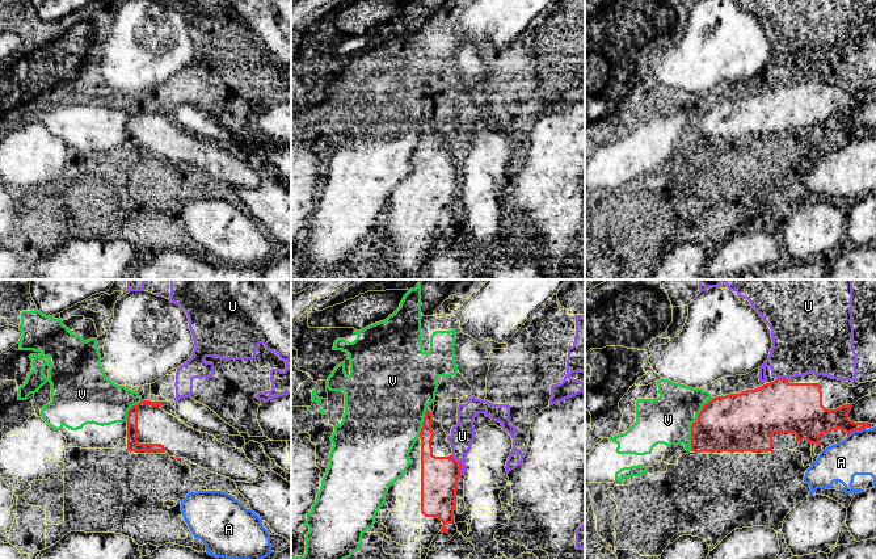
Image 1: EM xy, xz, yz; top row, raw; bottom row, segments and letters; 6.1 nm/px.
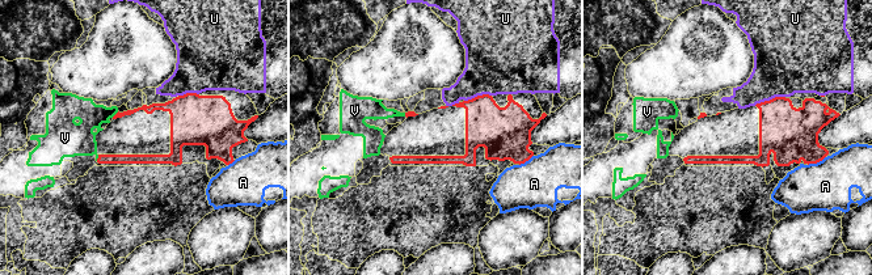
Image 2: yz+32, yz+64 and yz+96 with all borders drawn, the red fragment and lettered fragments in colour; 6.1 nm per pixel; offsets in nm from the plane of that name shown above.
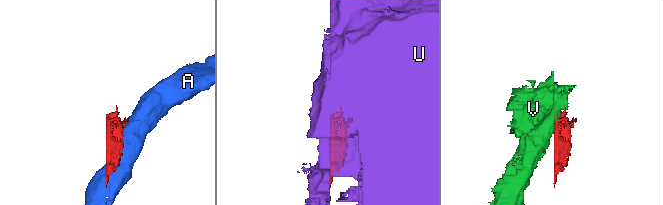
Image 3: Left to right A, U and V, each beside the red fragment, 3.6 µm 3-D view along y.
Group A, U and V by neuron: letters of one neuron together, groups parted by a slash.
A / U / V

